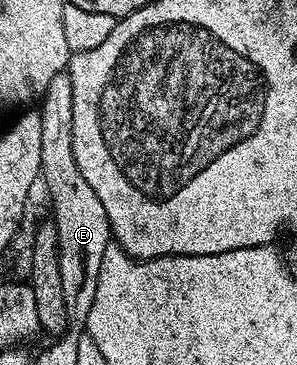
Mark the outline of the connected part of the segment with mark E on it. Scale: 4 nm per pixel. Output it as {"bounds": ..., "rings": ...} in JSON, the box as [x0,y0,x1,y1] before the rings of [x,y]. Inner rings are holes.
{"bounds":[40,72,112,333],"rings":[[[60,72],[48,83],[41,97],[40,110],[40,170],[42,185],[47,186],[53,208],[51,222],[56,226],[59,246],[59,274],[62,275],[63,303],[66,305],[67,326],[73,332],[86,333],[86,322],[95,302],[100,263],[112,241],[110,220],[95,190],[83,178],[74,156],[71,138],[72,89],[69,74]]]}

